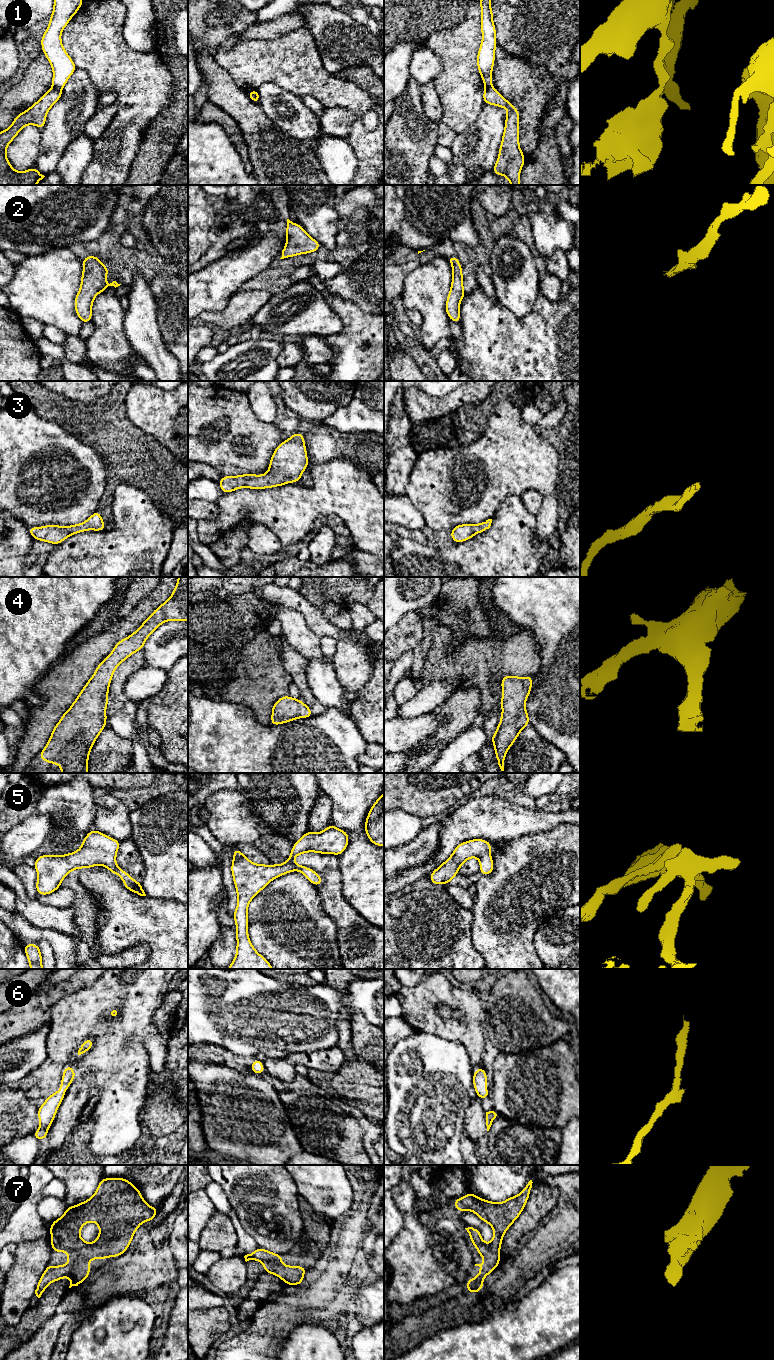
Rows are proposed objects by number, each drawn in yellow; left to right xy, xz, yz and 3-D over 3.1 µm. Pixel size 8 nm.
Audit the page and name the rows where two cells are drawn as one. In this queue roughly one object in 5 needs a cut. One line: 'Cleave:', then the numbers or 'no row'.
Cleave: 1

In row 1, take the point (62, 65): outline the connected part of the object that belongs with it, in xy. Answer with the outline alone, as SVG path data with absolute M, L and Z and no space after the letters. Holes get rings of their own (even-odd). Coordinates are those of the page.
M54 0L50 23L41 38L42 52L53 70L52 84L58 89L65 86L77 69L62 45L61 33L82 4L83 0Z

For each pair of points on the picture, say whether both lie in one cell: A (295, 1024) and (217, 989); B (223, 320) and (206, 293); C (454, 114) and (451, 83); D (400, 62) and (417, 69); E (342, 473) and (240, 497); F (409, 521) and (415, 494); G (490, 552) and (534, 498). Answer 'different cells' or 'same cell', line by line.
A: same cell
B: different cells
C: same cell
D: different cells
E: same cell
F: different cells
G: different cells

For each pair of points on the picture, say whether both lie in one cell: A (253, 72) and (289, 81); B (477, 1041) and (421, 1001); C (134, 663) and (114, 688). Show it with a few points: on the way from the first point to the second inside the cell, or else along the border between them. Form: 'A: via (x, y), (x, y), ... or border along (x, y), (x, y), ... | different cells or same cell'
A: via (262, 72), (280, 72) | same cell
B: via (462, 1029), (443, 1028), (431, 1016) | same cell
C: via (128, 669), (119, 678), (118, 682) | same cell

